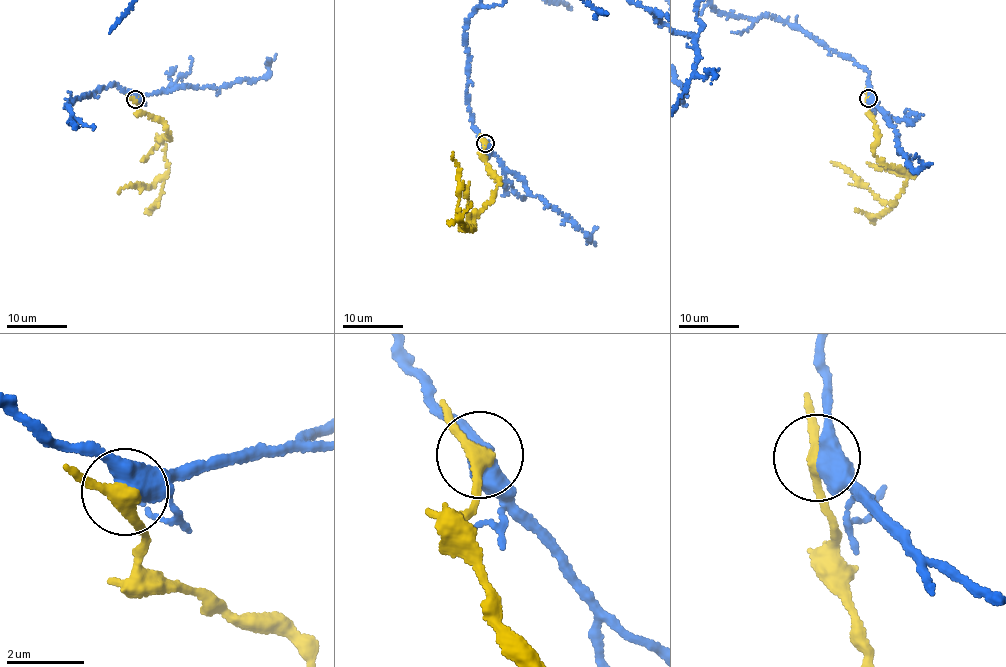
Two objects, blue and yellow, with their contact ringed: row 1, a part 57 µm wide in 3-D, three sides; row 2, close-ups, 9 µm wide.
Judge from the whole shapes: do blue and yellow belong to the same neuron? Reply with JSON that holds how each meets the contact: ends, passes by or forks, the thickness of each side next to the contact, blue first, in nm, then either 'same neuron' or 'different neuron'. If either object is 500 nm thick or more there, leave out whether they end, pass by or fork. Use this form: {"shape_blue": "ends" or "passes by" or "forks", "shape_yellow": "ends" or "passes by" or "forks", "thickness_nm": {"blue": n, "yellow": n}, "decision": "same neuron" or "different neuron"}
{"thickness_nm": {"blue": 550, "yellow": 300}, "decision": "different neuron"}

